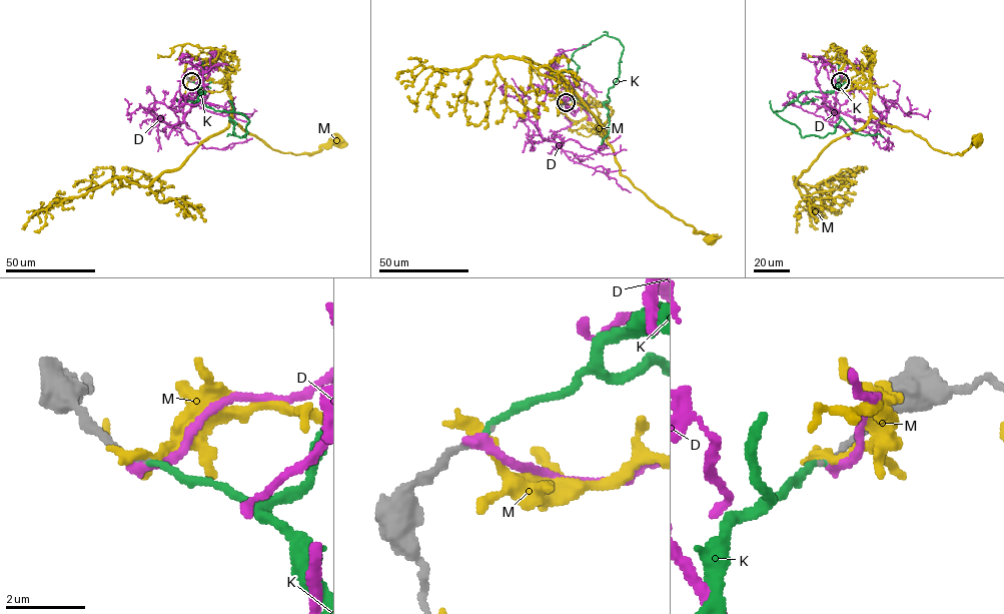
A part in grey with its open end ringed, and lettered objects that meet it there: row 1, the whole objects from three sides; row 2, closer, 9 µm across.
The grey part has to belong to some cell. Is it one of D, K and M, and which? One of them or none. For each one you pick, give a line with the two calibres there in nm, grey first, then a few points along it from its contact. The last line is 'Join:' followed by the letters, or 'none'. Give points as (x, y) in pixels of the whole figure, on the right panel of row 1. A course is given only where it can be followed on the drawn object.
K: calibres 150 and 140 nm; course (840, 81), (833, 91), (802, 93), (773, 111), (802, 137), (825, 136), (842, 119), (856, 133), (883, 136)
Join: K

